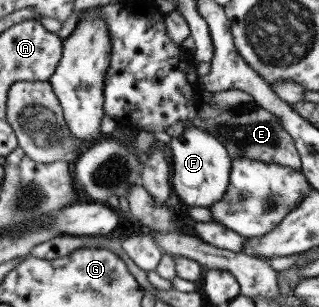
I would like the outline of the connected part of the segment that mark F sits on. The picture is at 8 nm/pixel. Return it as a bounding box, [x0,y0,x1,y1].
[165,126,233,208]

